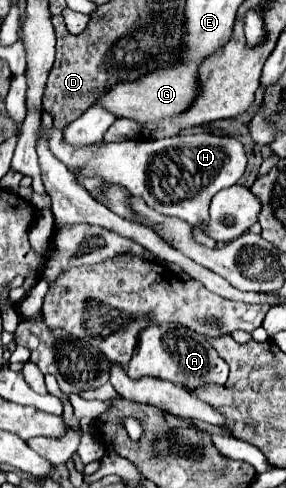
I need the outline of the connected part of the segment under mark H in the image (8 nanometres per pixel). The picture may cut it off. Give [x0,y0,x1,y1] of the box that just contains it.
[53,134,247,226]

